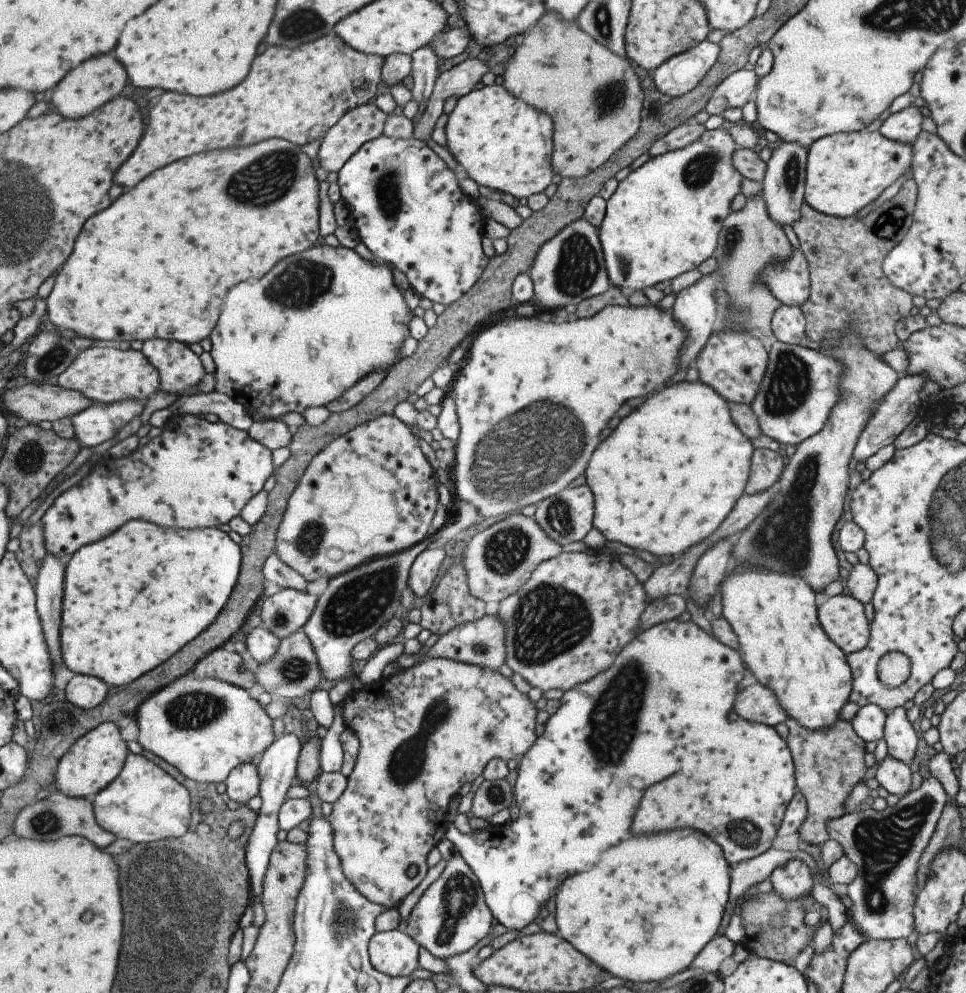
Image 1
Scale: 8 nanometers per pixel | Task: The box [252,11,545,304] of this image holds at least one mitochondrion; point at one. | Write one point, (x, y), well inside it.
(387, 188)

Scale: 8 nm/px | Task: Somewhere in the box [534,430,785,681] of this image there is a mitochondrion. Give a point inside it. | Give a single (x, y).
(557, 515)

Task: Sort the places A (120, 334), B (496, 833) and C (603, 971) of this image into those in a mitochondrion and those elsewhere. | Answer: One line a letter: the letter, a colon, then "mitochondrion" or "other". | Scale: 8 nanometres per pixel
A: other
B: other
C: other

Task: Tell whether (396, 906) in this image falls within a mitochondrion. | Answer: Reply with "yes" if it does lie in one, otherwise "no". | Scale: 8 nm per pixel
no

